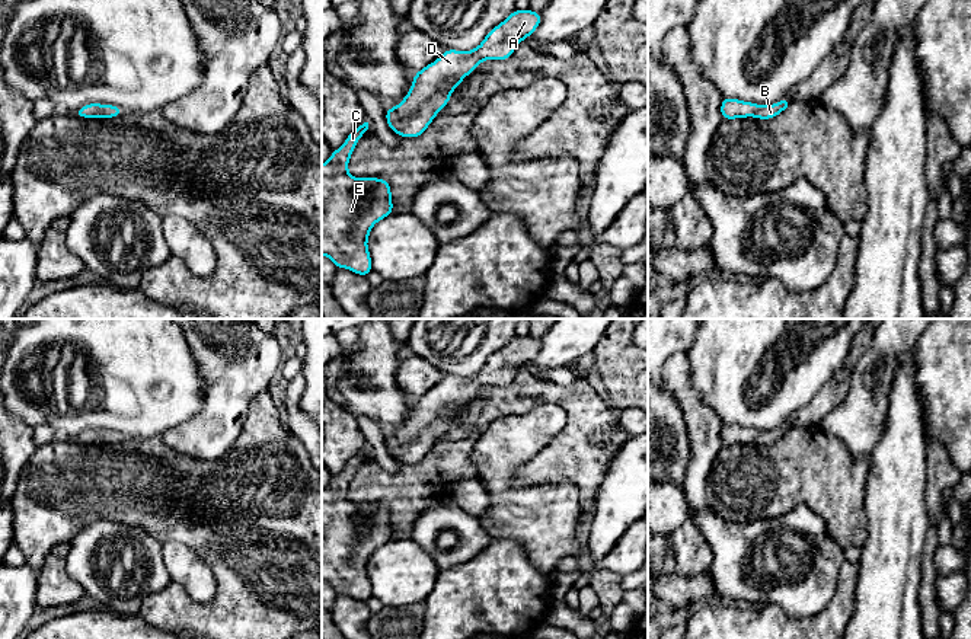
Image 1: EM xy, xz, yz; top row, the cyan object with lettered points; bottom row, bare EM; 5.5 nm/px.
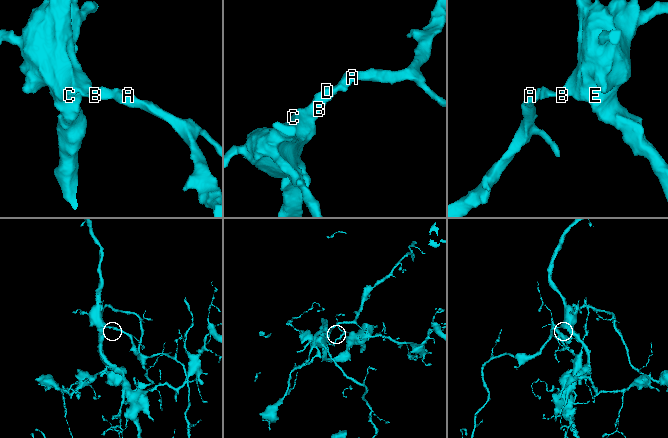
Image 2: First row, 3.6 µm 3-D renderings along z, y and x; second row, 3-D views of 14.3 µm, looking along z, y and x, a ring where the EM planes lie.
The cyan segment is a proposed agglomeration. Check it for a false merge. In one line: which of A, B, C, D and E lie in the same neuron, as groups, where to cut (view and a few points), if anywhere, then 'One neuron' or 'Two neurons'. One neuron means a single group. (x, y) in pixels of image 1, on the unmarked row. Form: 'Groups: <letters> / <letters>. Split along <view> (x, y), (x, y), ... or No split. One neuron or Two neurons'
Groups: A B C D E. No split. One neuron

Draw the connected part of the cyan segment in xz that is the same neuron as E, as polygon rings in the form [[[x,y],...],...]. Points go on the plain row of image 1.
[[[367,444],[322,491],[322,581],[336,594],[364,603],[373,597],[367,573],[371,553],[395,539],[386,505],[352,504],[348,499],[351,480],[371,453]]]

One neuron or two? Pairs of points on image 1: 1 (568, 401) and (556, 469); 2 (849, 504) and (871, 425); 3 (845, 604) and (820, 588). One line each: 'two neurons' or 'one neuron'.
1: one neuron
2: two neurons
3: two neurons

